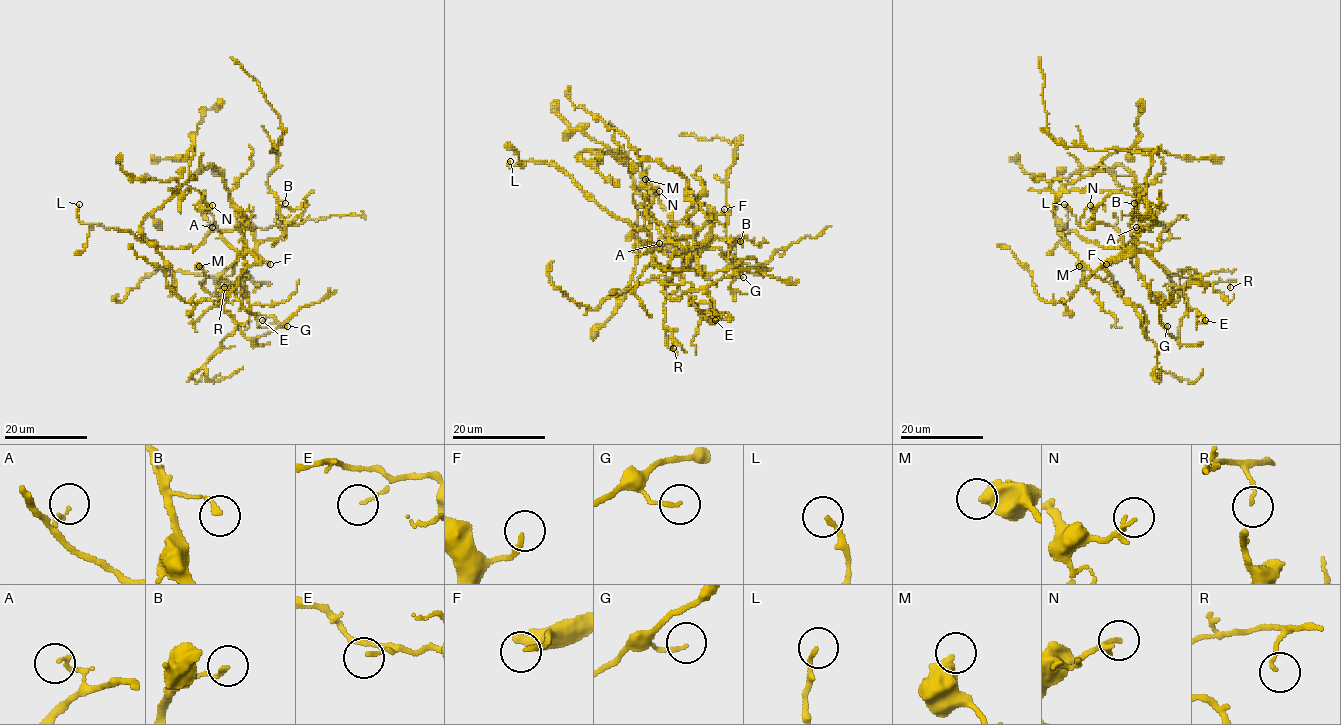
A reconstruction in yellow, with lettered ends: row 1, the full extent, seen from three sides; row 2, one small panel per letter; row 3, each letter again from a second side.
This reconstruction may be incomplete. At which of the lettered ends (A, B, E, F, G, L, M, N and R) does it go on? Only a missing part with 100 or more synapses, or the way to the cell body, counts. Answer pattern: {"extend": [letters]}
{"extend": ["F"]}

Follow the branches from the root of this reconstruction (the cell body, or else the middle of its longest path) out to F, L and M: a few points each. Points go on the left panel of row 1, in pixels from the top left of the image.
F: (255, 248), (270, 264)
L: (255, 248), (243, 255), (242, 216), (239, 227), (211, 230), (196, 247), (175, 249), (82, 223), (79, 204)
M: (255, 248), (260, 261), (250, 265), (218, 296), (212, 296), (201, 284), (207, 276), (199, 266)

